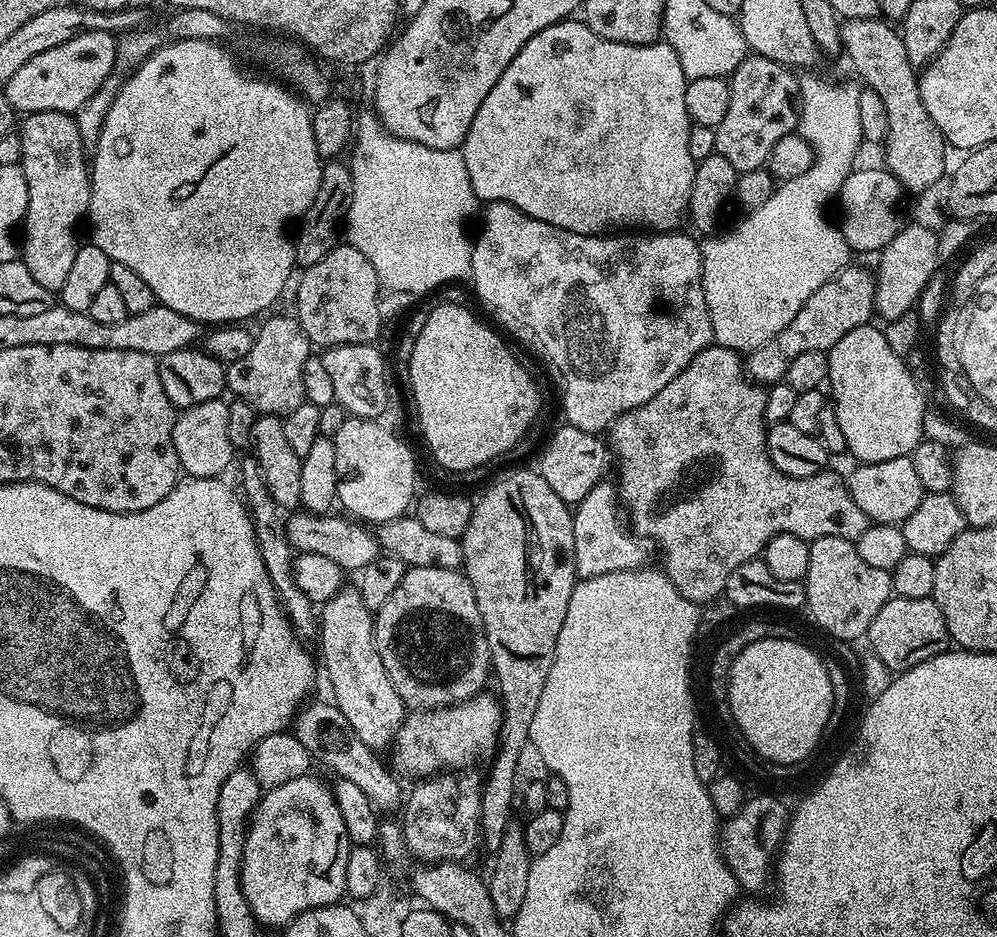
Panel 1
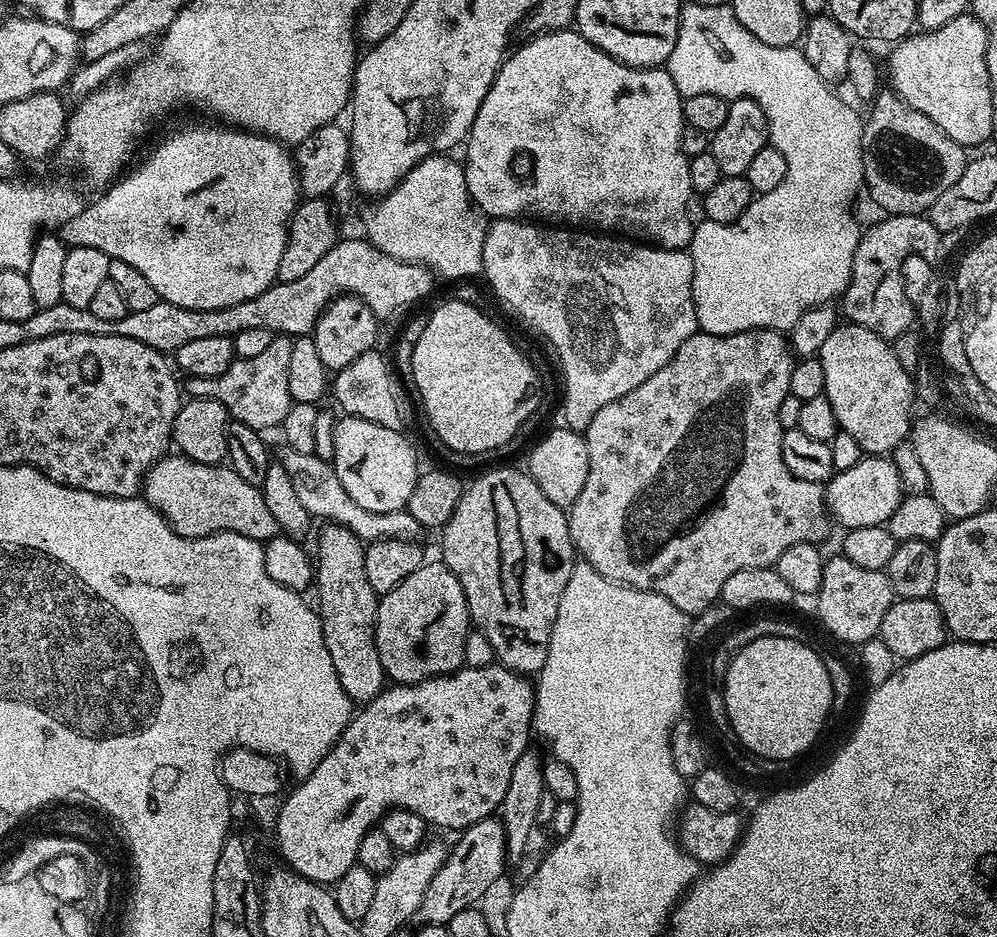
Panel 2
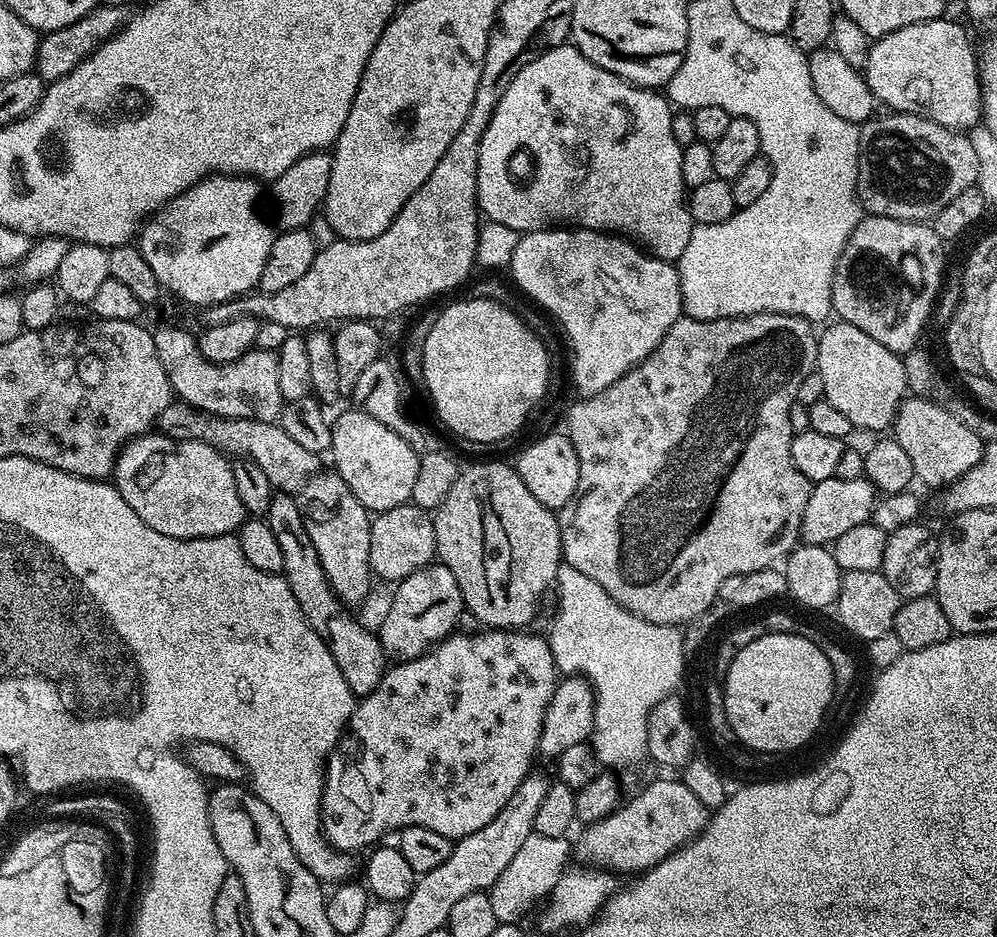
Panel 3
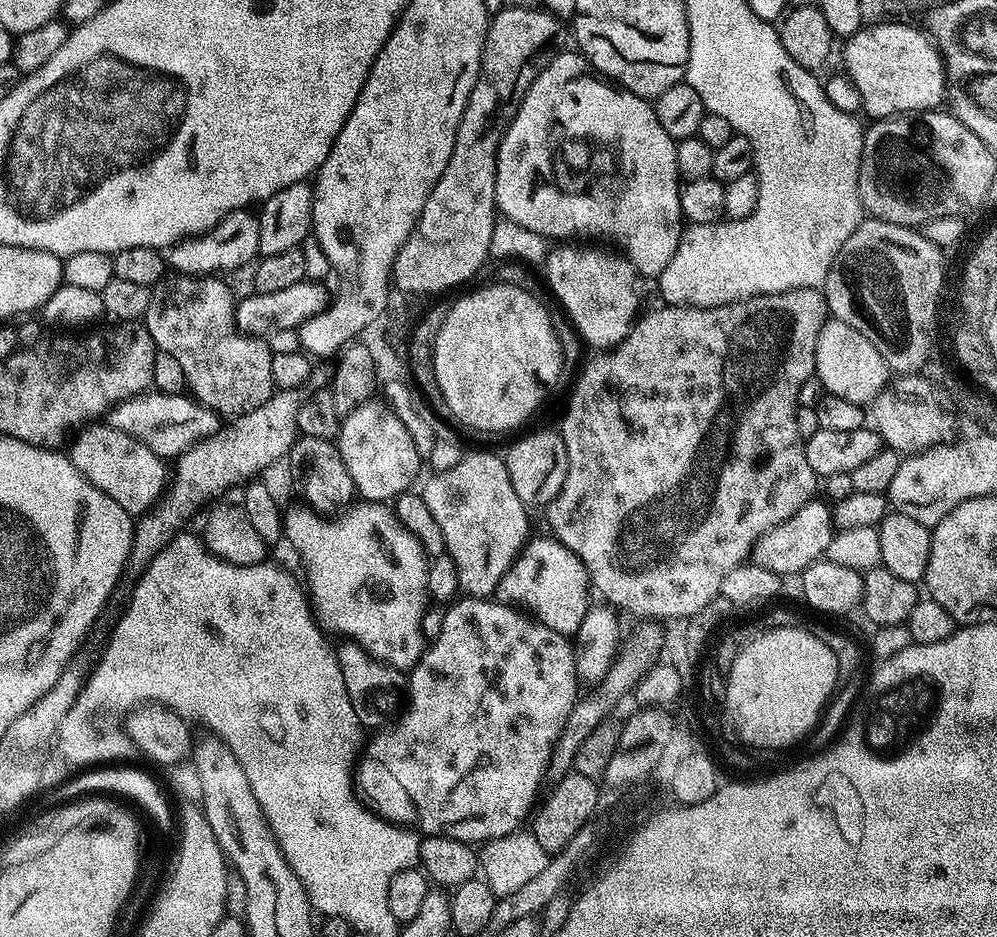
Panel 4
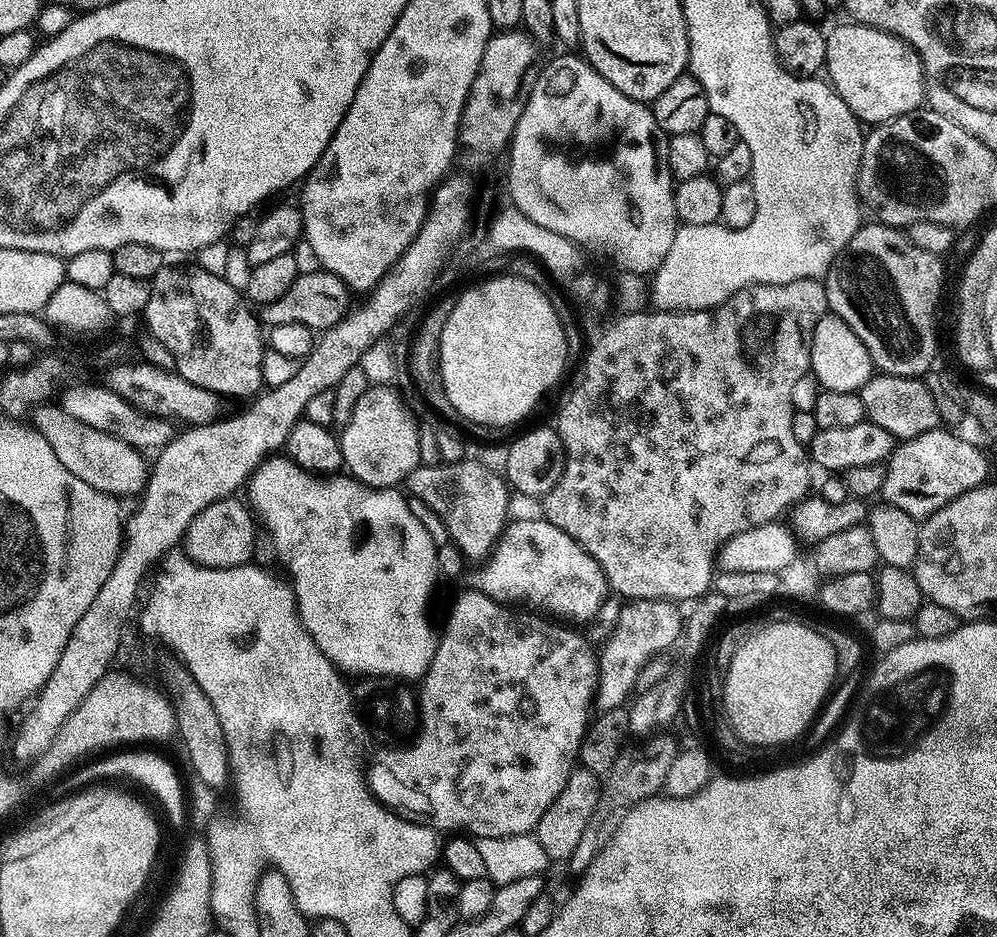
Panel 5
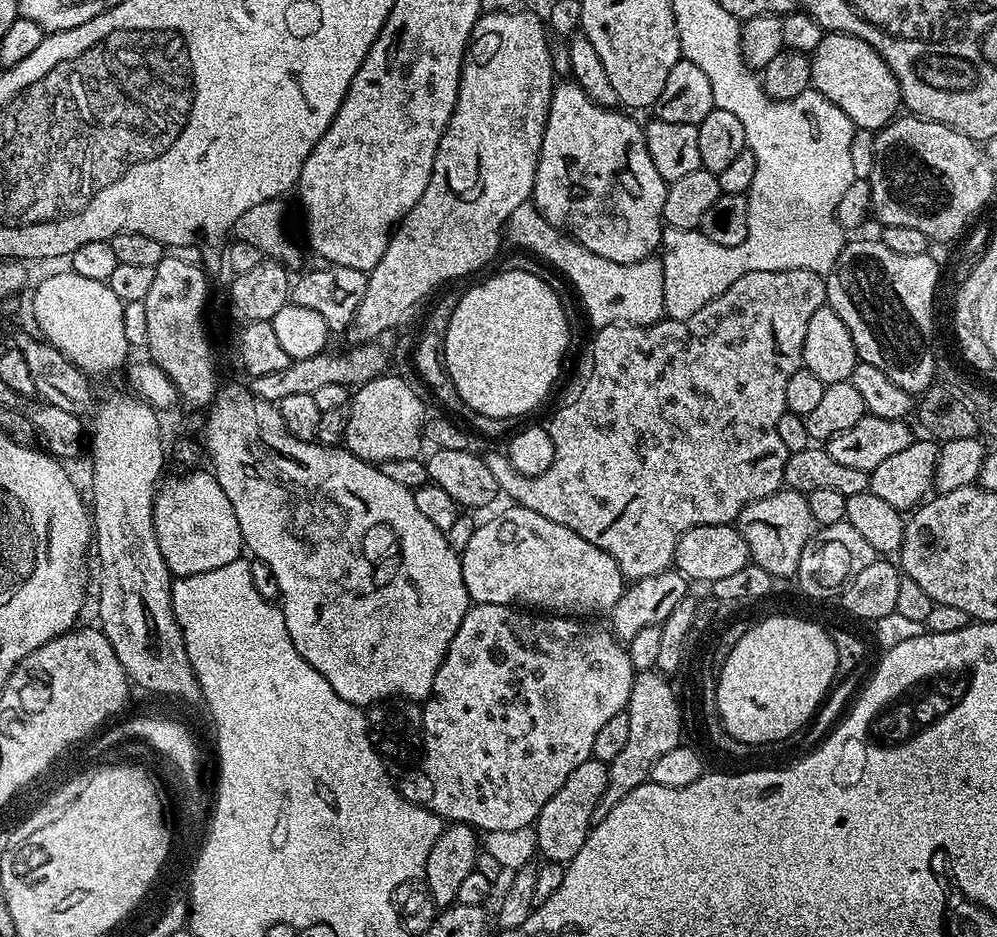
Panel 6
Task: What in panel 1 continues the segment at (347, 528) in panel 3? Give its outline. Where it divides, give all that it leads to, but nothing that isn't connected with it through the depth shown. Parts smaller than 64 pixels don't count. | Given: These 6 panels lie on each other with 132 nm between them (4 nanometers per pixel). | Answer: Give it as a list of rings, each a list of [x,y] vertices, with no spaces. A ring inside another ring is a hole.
[[[341,588],[334,598],[330,598],[330,602],[319,609],[319,640],[319,659],[323,675],[324,672],[328,675],[328,684],[332,687],[331,699],[338,710],[346,714],[346,722],[366,746],[373,750],[385,749],[395,739],[406,709],[402,698],[398,698],[398,690],[394,690],[394,682],[390,682],[390,674],[386,674],[386,666],[382,666],[382,658],[376,649],[374,614],[366,602],[362,602],[359,588]]]

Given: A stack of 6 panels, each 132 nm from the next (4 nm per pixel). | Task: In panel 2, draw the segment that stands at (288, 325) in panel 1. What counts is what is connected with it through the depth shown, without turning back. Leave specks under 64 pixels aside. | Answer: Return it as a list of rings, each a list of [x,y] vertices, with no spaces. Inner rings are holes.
[[[273,335],[270,347],[263,354],[257,354],[254,359],[233,359],[225,372],[210,378],[191,377],[186,384],[187,395],[212,397],[225,407],[227,415],[235,423],[245,424],[257,430],[279,429],[293,405],[290,386],[286,386],[286,369],[290,363],[291,345],[292,340],[289,337]]]

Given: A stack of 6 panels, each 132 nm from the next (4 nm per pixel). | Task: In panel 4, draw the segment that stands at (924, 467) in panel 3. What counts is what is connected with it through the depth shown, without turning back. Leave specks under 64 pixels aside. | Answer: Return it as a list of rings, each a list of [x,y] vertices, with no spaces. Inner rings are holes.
[[[900,374],[883,388],[870,405],[870,427],[877,432],[881,441],[887,447],[901,454],[915,454],[927,452],[930,448],[936,448],[940,444],[951,444],[957,439],[956,424],[952,421],[953,413],[943,408],[936,397],[936,390],[932,382],[921,374]]]

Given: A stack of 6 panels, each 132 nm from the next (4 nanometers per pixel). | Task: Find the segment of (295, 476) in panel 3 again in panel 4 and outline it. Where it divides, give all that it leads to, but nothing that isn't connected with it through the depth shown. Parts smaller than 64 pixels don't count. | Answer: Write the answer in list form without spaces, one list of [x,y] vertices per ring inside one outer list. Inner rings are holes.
[[[149,390],[132,396],[129,400],[116,405],[107,413],[106,423],[111,428],[122,430],[122,434],[130,434],[138,442],[142,442],[154,454],[162,458],[179,458],[186,450],[190,450],[203,440],[219,432],[222,427],[221,417],[213,408],[201,404],[191,395],[179,396],[176,392],[156,392]]]

